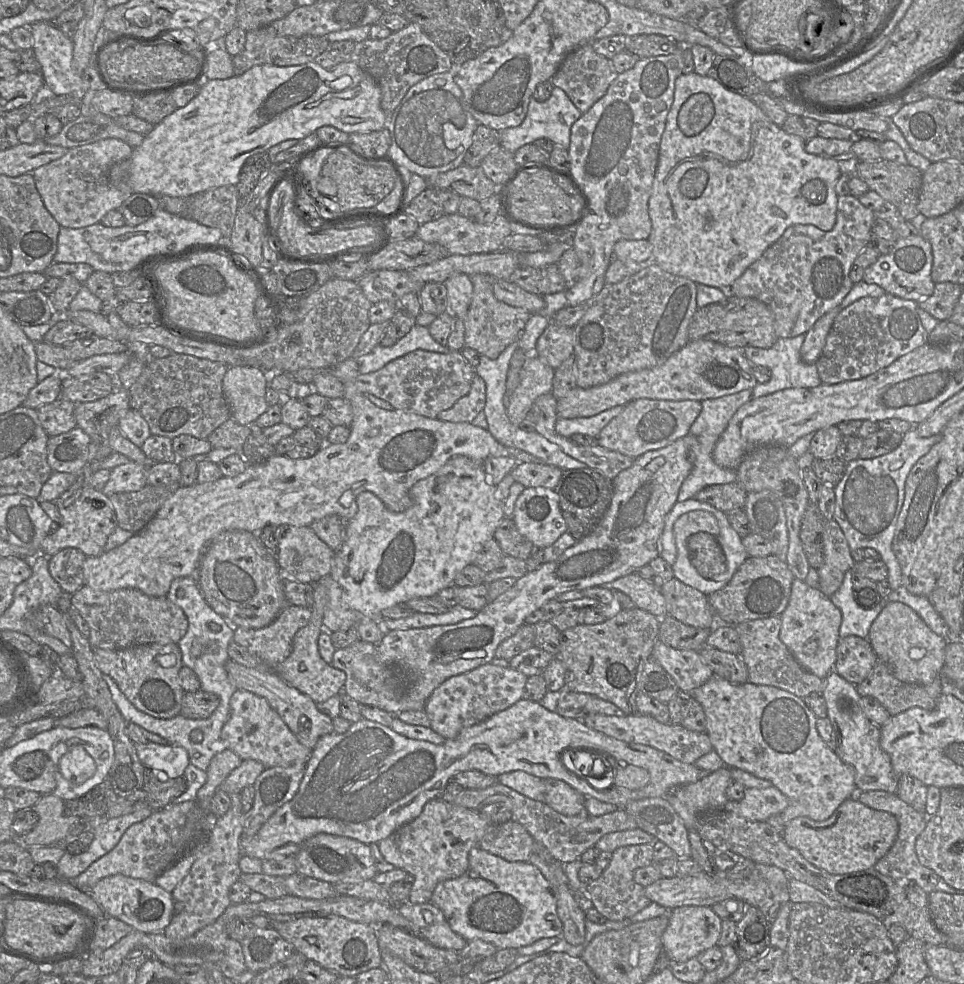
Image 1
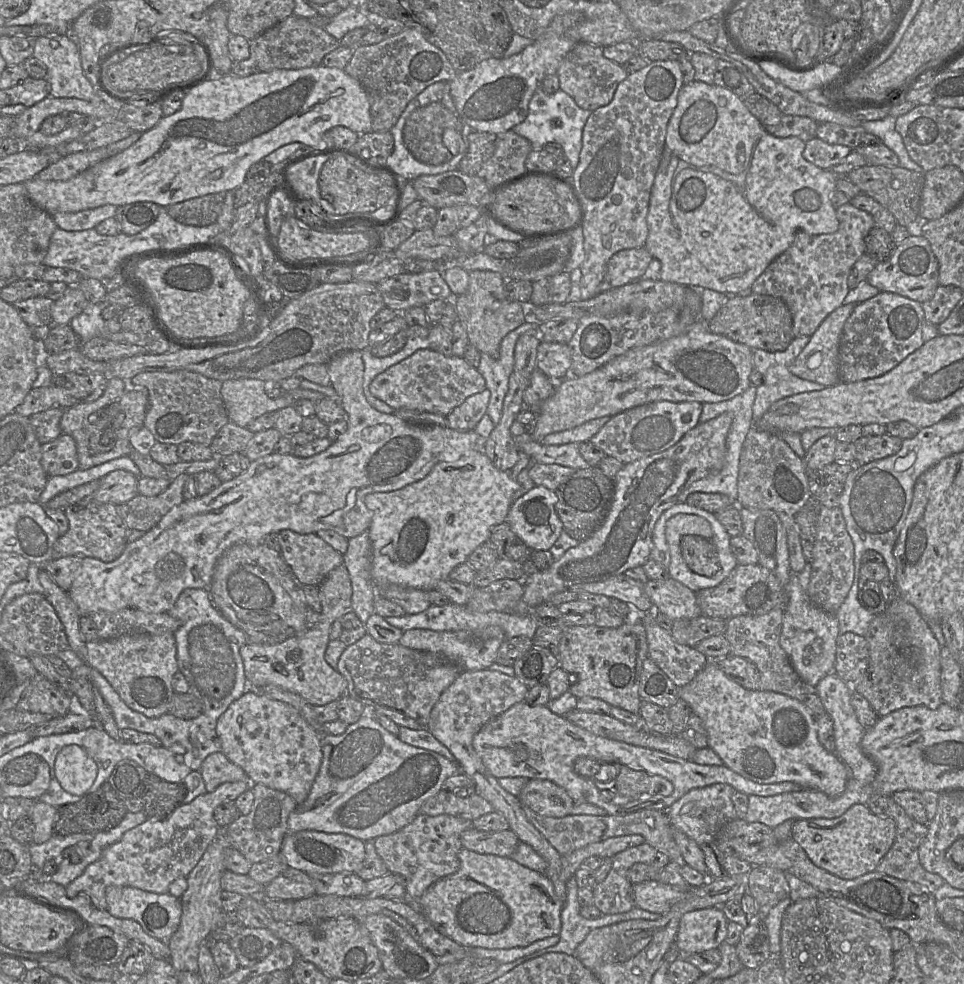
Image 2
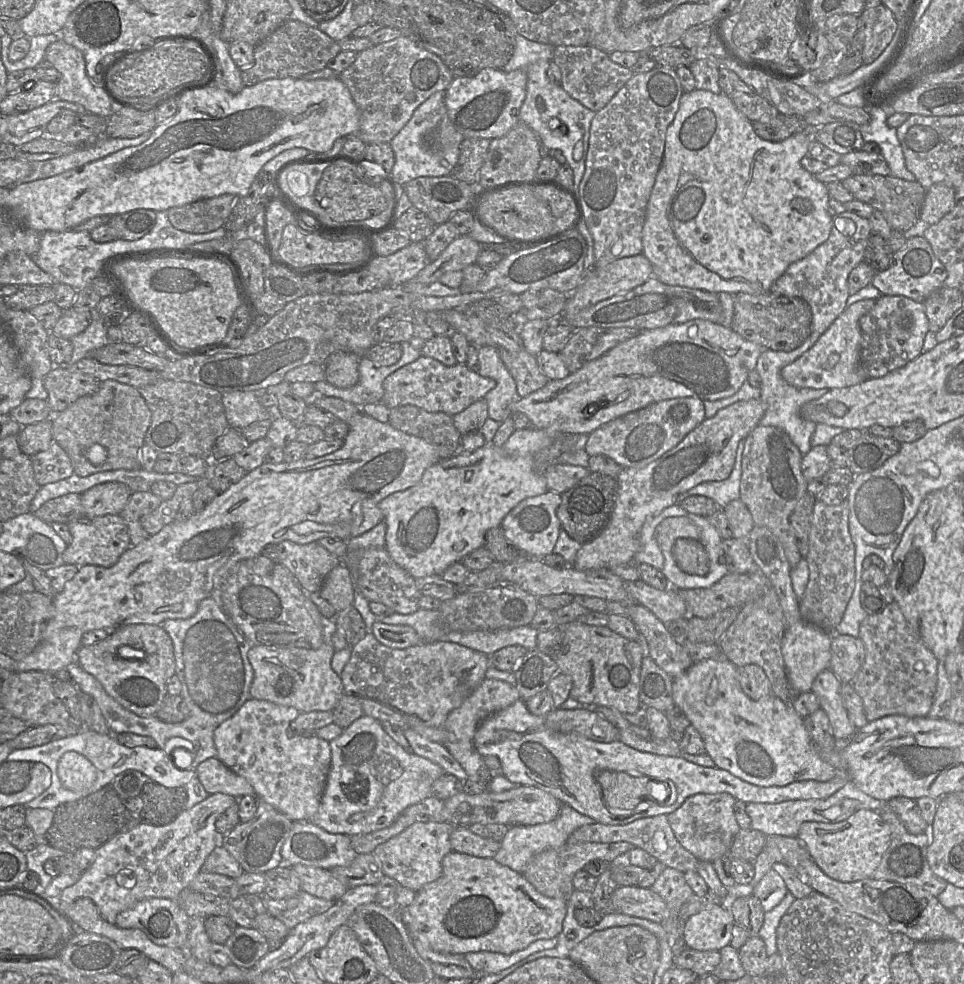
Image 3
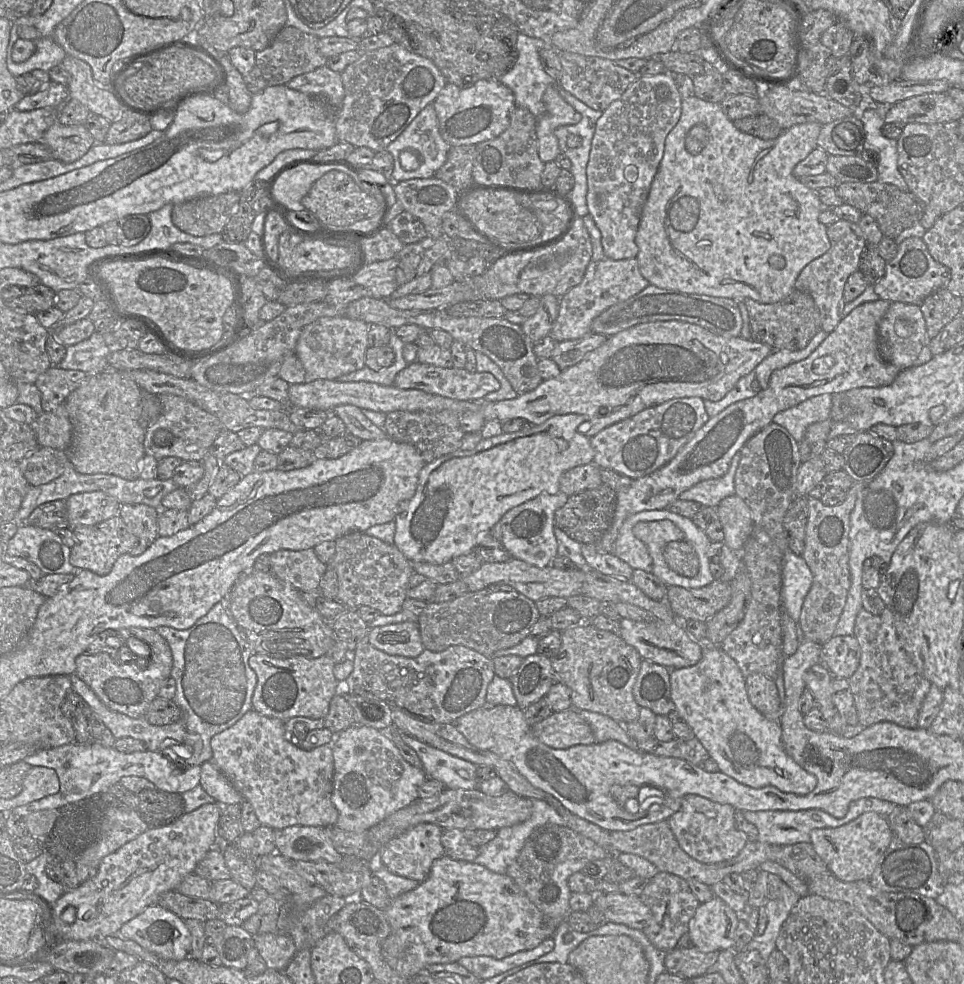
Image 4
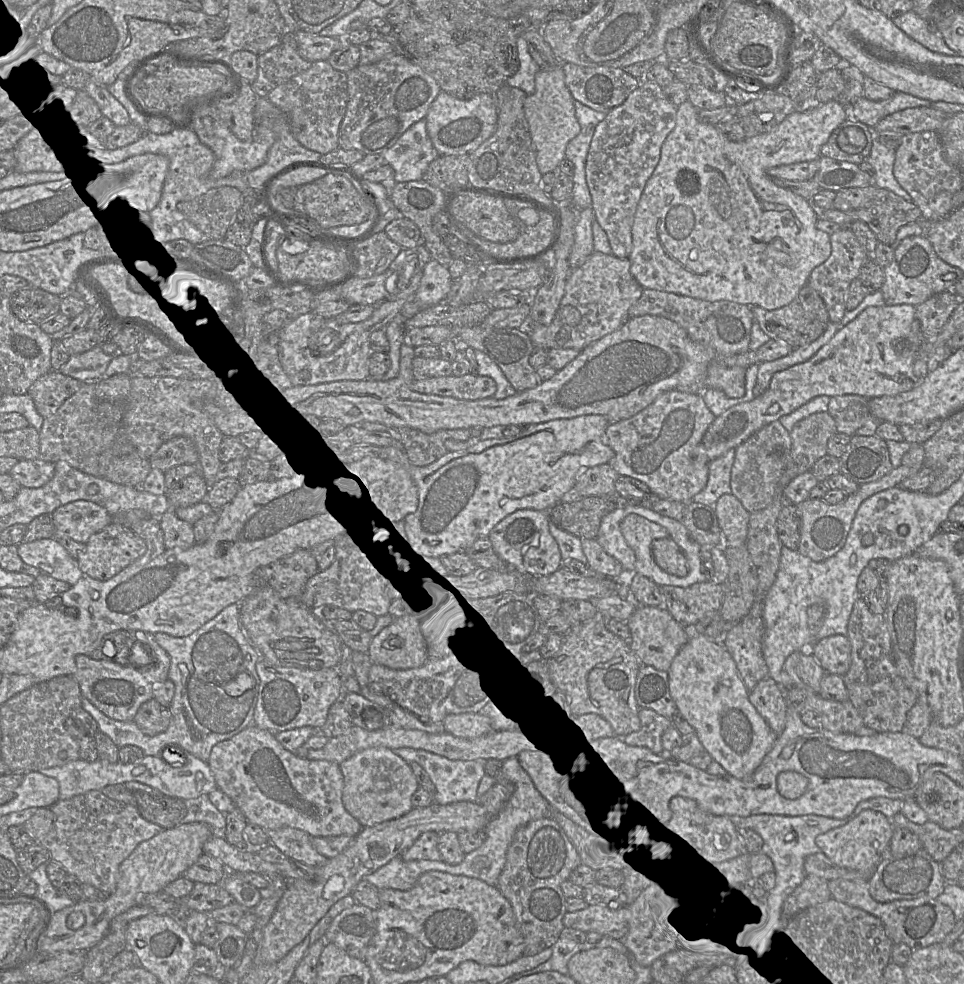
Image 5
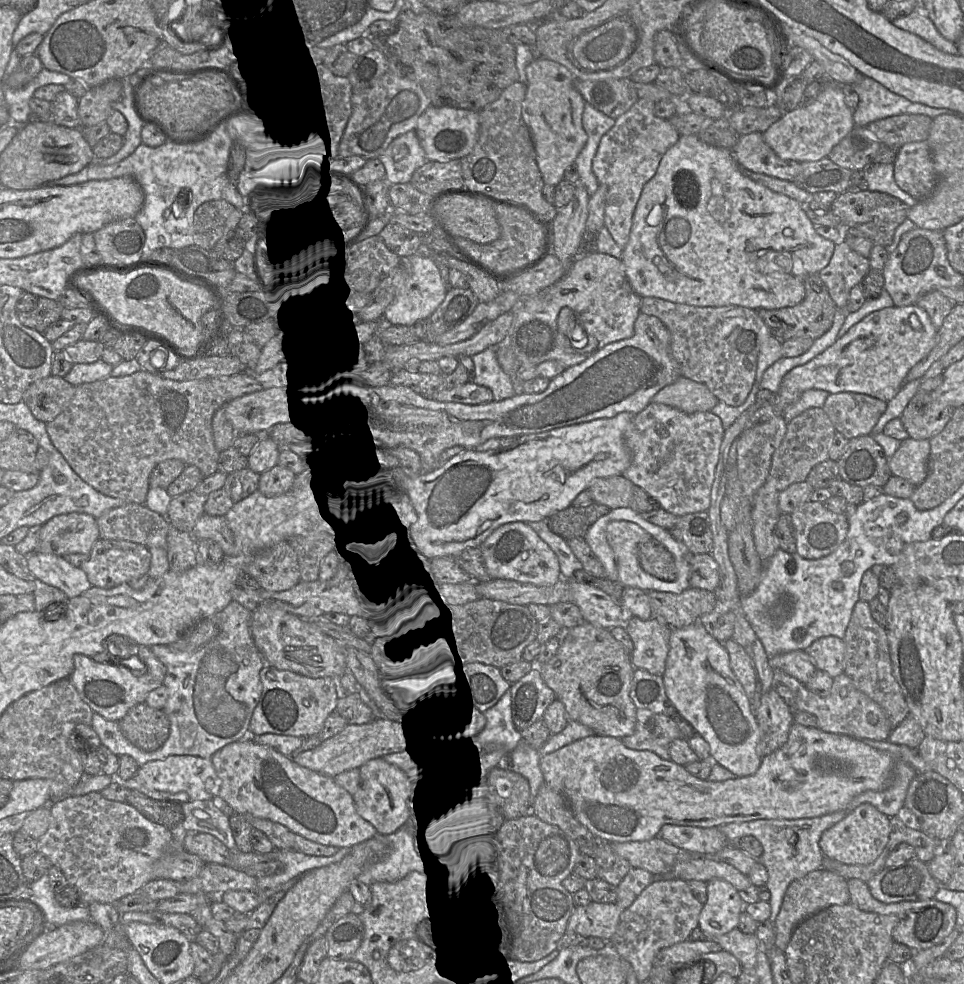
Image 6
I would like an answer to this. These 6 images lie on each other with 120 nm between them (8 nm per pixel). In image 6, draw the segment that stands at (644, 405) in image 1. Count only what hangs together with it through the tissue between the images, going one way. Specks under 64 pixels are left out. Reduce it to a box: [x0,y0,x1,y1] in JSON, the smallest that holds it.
[622,402,724,516]

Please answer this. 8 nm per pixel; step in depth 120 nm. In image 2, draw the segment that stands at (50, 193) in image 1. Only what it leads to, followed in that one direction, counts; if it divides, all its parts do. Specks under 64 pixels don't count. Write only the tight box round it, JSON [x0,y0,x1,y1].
[37,147,118,231]

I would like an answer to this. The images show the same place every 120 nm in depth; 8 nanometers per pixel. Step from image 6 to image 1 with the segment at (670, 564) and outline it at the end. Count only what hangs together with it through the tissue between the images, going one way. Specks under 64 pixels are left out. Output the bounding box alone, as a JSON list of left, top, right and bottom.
[687,532,727,579]

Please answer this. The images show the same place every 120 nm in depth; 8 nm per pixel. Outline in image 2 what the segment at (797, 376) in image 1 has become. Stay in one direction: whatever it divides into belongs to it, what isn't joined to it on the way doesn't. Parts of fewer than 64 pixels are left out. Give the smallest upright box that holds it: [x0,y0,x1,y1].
[753,336,826,425]

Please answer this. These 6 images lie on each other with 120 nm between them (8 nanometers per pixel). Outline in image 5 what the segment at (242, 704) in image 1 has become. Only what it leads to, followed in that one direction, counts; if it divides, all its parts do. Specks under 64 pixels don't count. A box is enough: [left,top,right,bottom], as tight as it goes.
[207,724,363,837]

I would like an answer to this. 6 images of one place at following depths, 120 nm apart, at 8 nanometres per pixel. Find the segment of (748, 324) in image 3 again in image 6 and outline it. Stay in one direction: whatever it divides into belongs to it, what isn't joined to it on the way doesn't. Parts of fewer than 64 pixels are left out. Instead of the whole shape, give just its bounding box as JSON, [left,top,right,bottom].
[758,273,837,340]

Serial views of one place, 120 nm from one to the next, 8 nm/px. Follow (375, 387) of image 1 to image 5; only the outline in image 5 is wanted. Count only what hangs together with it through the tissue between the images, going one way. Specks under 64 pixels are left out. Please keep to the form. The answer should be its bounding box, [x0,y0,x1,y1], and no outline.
[411,374,497,400]

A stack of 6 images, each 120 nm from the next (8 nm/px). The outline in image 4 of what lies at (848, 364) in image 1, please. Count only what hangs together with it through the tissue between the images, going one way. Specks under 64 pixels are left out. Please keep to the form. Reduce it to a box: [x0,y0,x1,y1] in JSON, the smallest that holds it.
[878,302,928,370]

